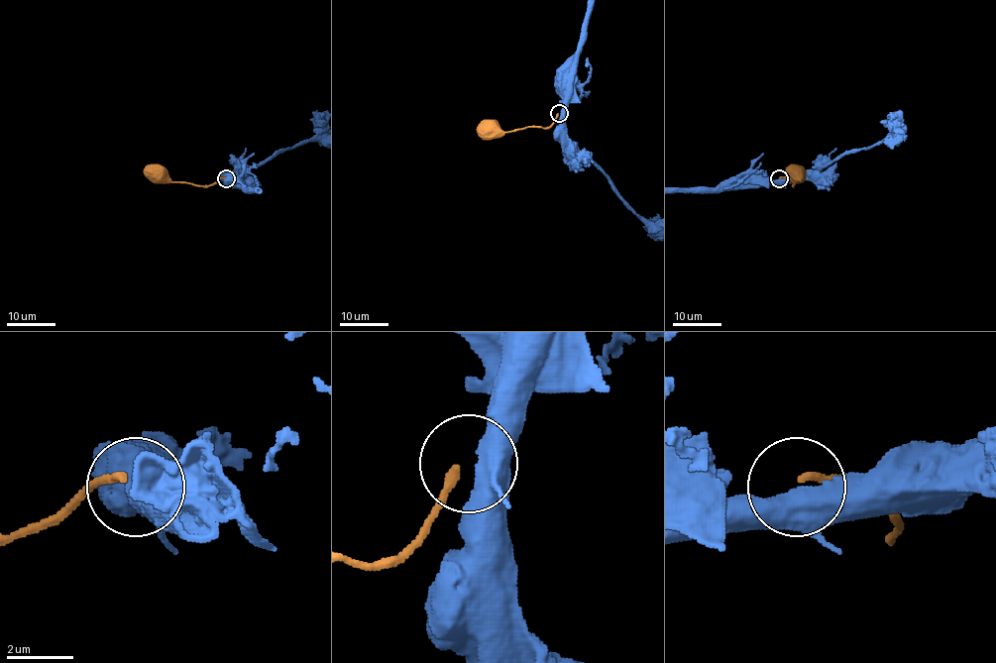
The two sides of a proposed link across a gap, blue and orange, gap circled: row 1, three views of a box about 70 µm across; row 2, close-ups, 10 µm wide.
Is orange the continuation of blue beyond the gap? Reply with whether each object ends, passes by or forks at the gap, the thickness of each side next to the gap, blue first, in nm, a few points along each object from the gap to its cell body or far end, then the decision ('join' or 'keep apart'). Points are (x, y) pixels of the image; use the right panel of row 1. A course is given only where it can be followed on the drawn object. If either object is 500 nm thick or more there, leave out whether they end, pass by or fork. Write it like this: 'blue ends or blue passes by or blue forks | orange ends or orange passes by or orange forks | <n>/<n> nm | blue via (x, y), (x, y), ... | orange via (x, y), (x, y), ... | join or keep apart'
600/260 nm | blue via (779, 179), (747, 178) | orange via (779, 178), (788, 176), (793, 185), (798, 181), (791, 170), (794, 169) | keep apart

